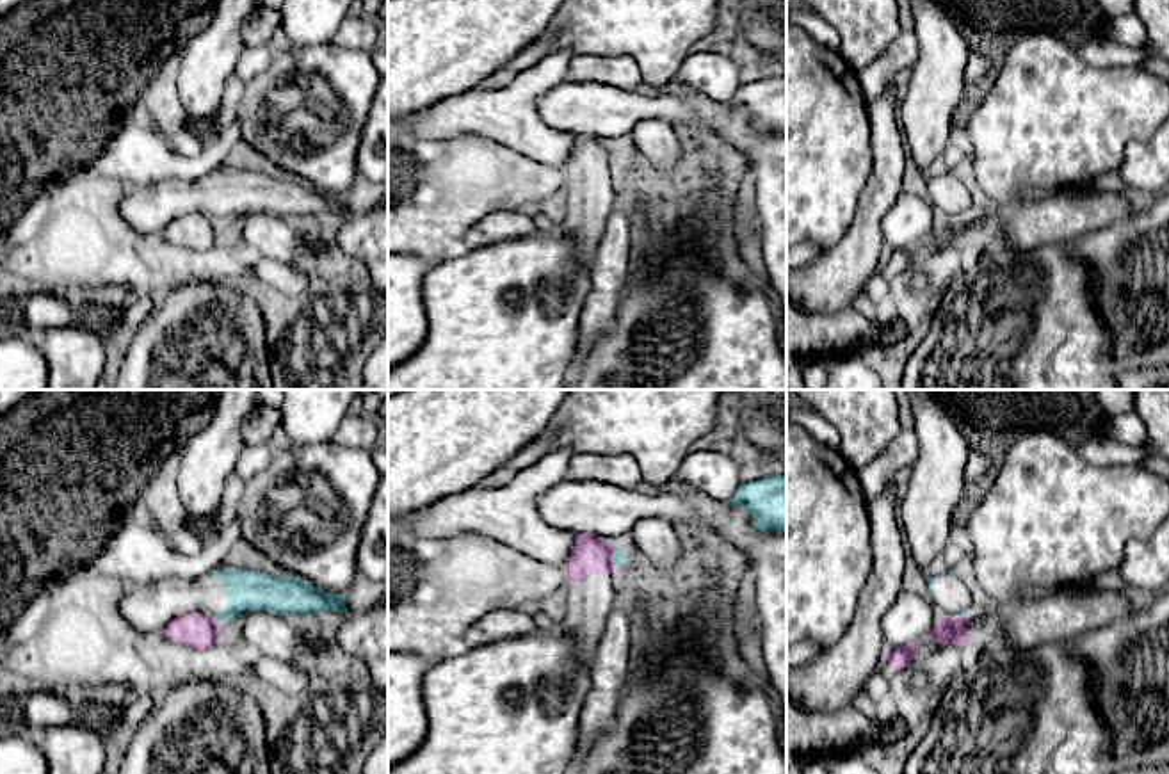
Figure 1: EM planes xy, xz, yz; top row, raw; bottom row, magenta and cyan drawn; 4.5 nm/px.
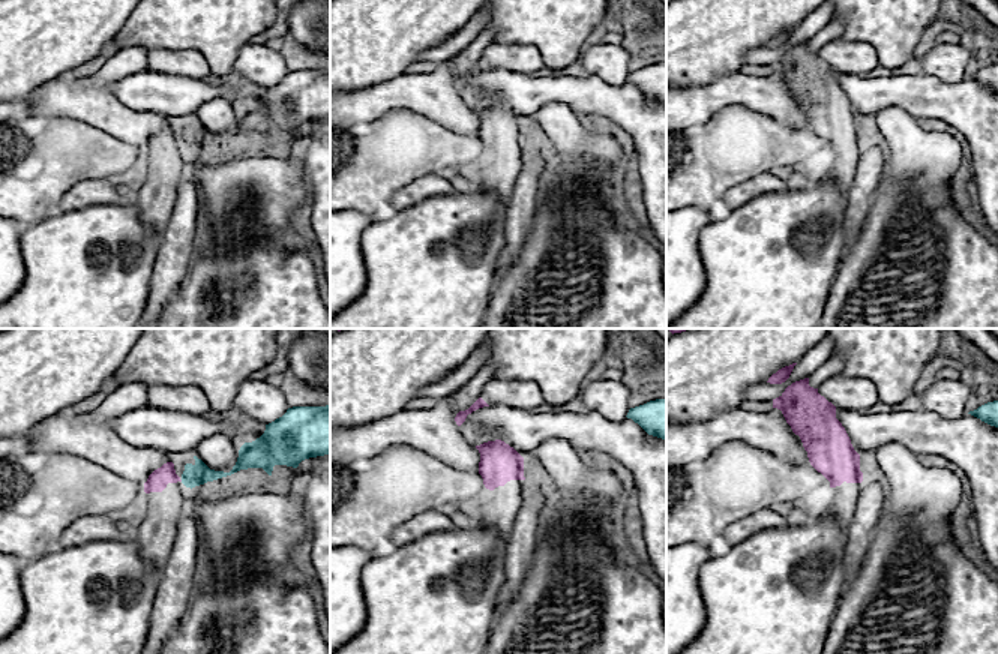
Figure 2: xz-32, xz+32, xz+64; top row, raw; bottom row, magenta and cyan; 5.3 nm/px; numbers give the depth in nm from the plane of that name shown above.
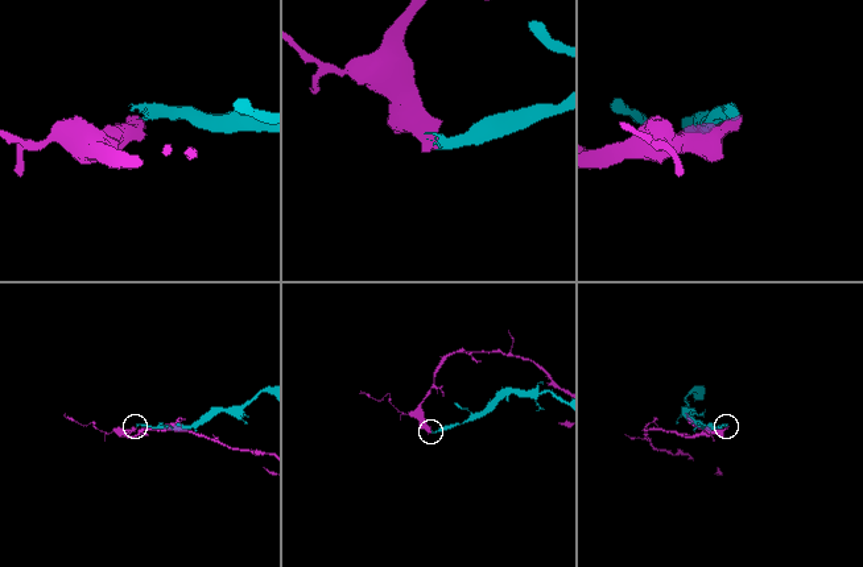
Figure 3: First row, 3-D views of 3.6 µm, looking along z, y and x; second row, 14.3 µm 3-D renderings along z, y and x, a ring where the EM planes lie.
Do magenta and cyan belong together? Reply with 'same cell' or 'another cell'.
another cell

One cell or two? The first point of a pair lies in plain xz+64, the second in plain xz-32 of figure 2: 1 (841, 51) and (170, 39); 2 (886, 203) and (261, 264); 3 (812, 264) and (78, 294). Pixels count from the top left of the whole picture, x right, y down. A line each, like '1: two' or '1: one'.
1: two
2: one
3: one

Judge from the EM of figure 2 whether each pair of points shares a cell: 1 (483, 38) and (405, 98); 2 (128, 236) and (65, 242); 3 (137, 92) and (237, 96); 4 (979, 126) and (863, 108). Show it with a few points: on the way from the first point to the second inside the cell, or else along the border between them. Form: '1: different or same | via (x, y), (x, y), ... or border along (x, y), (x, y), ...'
1: same | via (465, 57), (425, 93)
2: same | via (113, 239), (80, 242)
3: same | via (162, 92), (212, 92)
4: same | via (950, 102), (934, 98), (892, 98)

